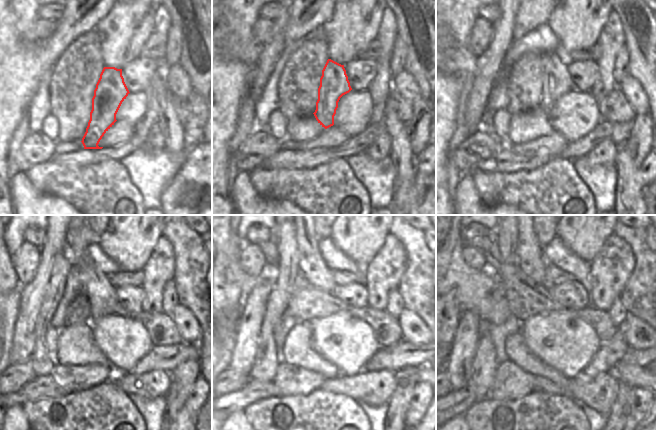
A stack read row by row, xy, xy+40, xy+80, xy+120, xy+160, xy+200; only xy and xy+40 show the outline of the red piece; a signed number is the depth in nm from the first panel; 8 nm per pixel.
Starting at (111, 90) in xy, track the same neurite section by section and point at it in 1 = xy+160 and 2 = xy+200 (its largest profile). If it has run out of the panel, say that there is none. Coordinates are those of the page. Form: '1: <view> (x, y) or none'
1: xy+160 (310, 262)
2: xy+200 (532, 260)

